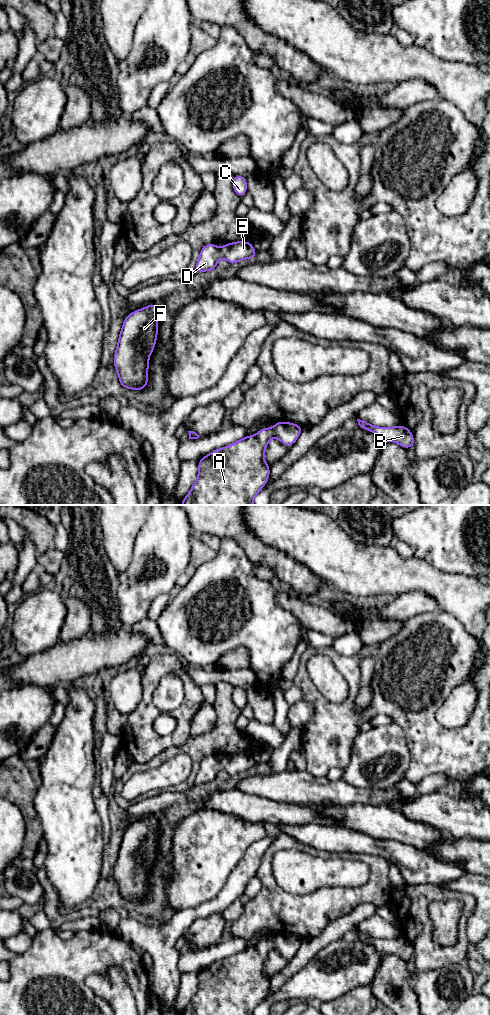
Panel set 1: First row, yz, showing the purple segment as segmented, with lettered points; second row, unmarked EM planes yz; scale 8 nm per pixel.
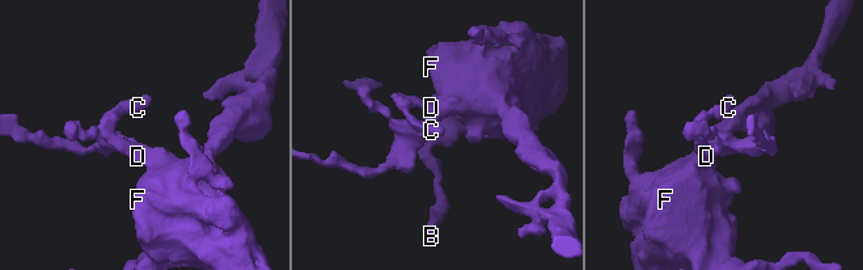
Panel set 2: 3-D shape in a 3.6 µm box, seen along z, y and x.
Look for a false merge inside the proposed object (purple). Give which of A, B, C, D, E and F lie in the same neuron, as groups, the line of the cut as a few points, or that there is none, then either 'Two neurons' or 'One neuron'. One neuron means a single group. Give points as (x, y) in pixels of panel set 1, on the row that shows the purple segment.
Groups: A B C D E F. No split. One neuron

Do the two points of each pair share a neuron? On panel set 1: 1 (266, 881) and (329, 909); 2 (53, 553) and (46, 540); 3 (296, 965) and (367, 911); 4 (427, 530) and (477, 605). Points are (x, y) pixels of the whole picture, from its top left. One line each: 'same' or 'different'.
1: same
2: different
3: same
4: different

